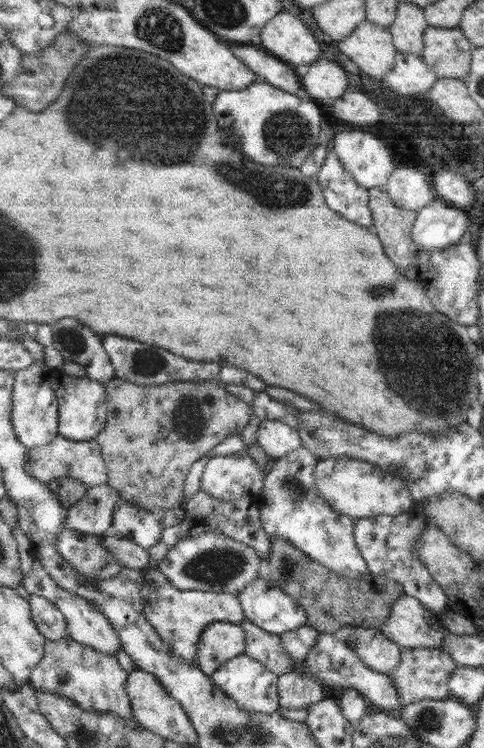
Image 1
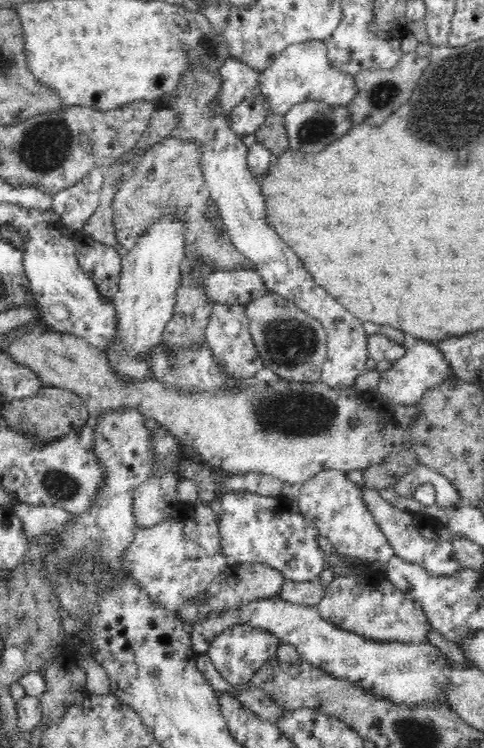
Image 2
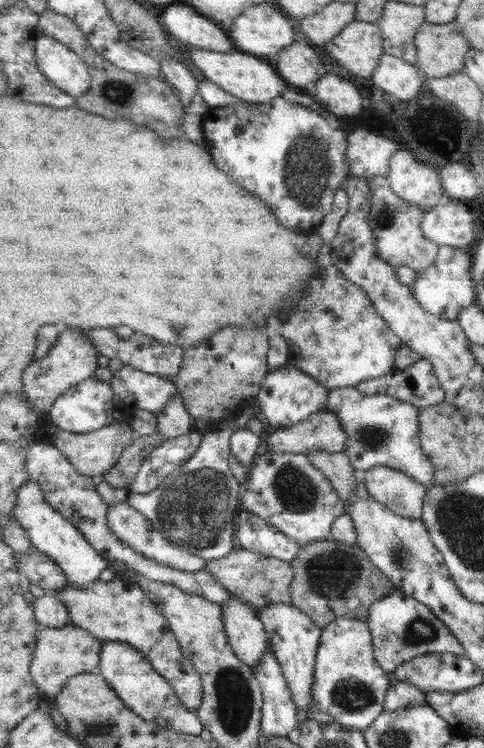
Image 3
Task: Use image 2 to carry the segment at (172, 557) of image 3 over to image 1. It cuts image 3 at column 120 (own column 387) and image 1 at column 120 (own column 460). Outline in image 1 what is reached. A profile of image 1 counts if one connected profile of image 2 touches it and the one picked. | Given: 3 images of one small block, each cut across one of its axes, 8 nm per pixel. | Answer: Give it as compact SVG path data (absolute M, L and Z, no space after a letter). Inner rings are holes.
M65 529L58 538L58 551L89 580L98 582L113 579L123 568L102 543L102 535Z

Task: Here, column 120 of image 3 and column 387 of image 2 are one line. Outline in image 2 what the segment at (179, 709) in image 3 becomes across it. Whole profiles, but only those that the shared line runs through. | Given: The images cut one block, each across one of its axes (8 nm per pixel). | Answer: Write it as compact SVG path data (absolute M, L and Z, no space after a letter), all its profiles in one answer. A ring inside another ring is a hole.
M277 595L261 597L237 607L215 608L197 618L191 624L193 647L196 652L206 654L223 630L241 624L270 631L280 642L294 645L301 661L309 661L331 676L360 684L366 690L371 689L377 696L408 705L420 704L424 700L444 702L448 664L445 664L444 654L428 640L389 643L368 639L324 619L317 605L298 604Z

